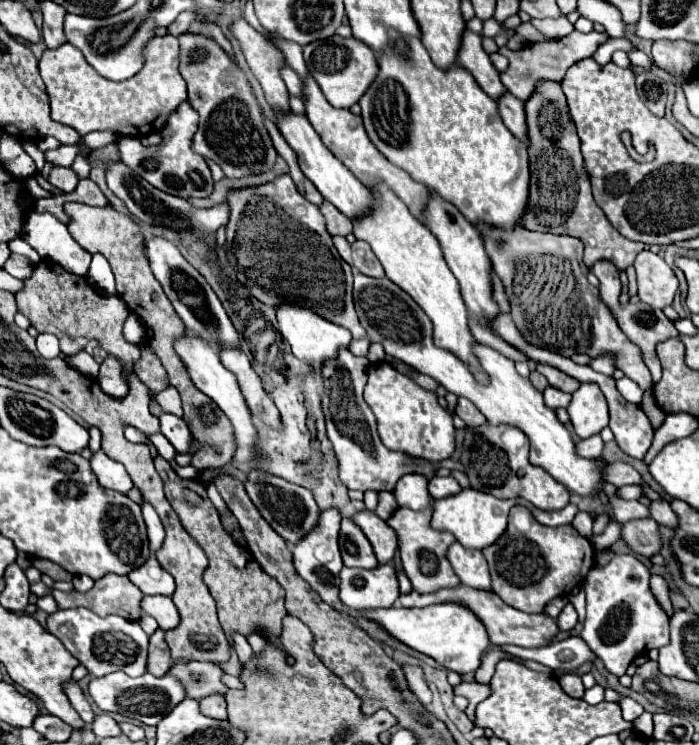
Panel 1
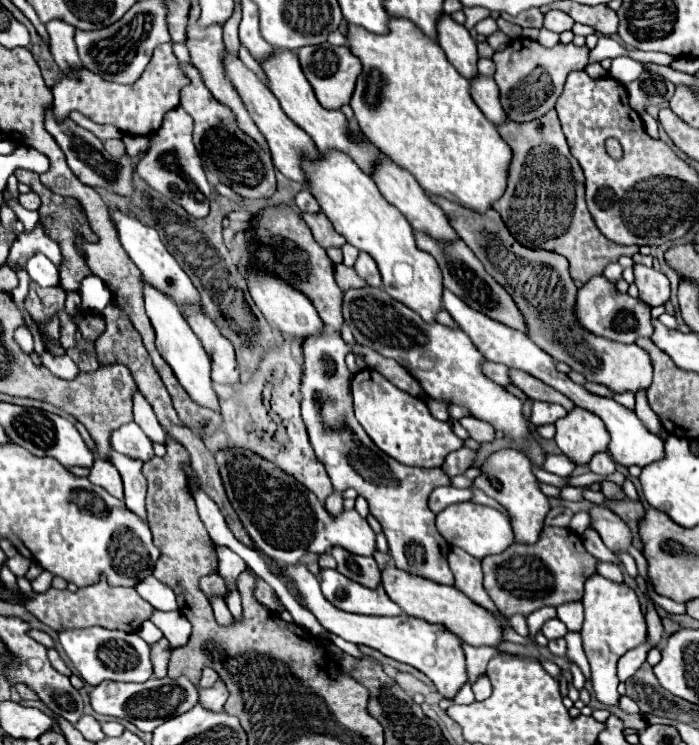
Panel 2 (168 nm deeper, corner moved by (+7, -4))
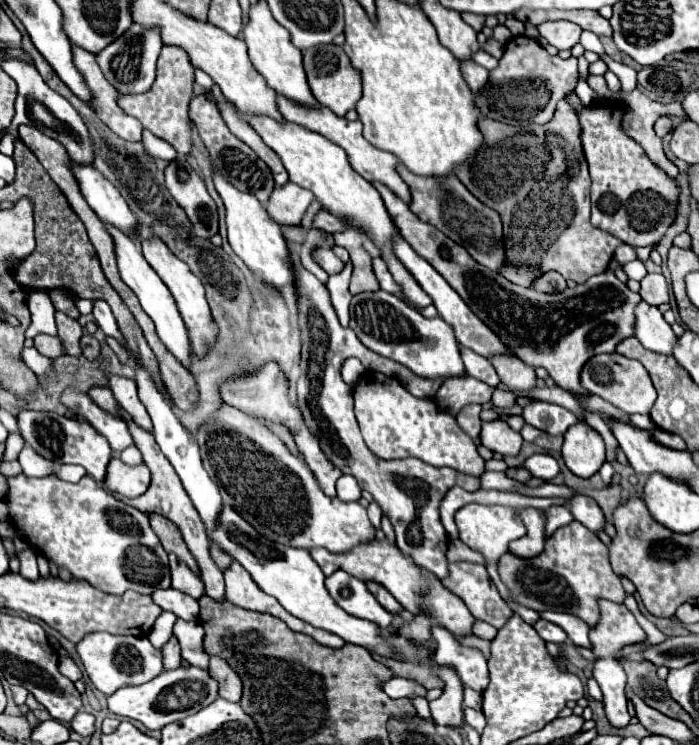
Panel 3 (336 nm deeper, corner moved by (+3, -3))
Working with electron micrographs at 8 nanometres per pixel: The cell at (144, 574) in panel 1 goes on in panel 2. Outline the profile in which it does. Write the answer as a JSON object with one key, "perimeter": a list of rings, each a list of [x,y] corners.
{"perimeter":[[[148,576],[148,580],[142,580],[142,582],[136,586],[136,592],[138,592],[146,602],[150,602],[156,610],[164,610],[164,612],[178,610],[176,596],[174,596],[172,588],[166,586],[166,584],[162,584],[162,582],[156,580],[154,576]]]}

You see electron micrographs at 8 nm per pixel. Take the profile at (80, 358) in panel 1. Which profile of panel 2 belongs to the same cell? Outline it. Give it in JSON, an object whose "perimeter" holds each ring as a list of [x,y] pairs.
{"perimeter":[[[48,350],[40,352],[38,356],[40,356],[40,362],[44,364],[44,368],[48,368],[54,376],[64,378],[64,380],[78,376],[78,366],[68,356],[54,356]]]}

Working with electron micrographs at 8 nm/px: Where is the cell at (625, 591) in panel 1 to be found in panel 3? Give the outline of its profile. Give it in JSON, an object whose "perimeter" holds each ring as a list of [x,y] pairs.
{"perimeter":[[[600,599],[600,619],[596,623],[596,627],[590,629],[590,643],[592,643],[592,653],[596,655],[596,661],[594,661],[594,679],[598,681],[600,689],[602,689],[602,695],[604,695],[604,711],[606,711],[606,717],[608,721],[614,725],[614,727],[624,727],[630,723],[630,713],[628,713],[628,699],[626,699],[626,673],[616,658],[618,653],[622,651],[622,647],[626,645],[632,645],[632,643],[640,643],[644,641],[644,631],[642,627],[638,625],[638,621],[634,619],[634,615],[626,609],[626,605],[620,605],[620,603],[612,603],[608,599]]]}

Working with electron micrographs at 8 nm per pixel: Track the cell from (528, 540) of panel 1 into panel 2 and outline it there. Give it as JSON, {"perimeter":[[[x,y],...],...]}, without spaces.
{"perimeter":[[[546,526],[540,540],[532,546],[512,544],[506,552],[482,560],[484,588],[496,608],[506,616],[530,612],[542,606],[560,606],[564,602],[578,602],[584,596],[584,582],[596,574],[598,560],[586,552],[578,534],[568,528]]]}

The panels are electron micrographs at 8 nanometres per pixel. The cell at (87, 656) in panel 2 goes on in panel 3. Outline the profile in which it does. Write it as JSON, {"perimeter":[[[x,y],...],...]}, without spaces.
{"perimeter":[[[88,633],[84,641],[76,643],[76,651],[84,663],[84,669],[98,691],[112,695],[126,685],[140,685],[162,673],[162,653],[152,647],[148,637],[112,635],[112,633]]]}

